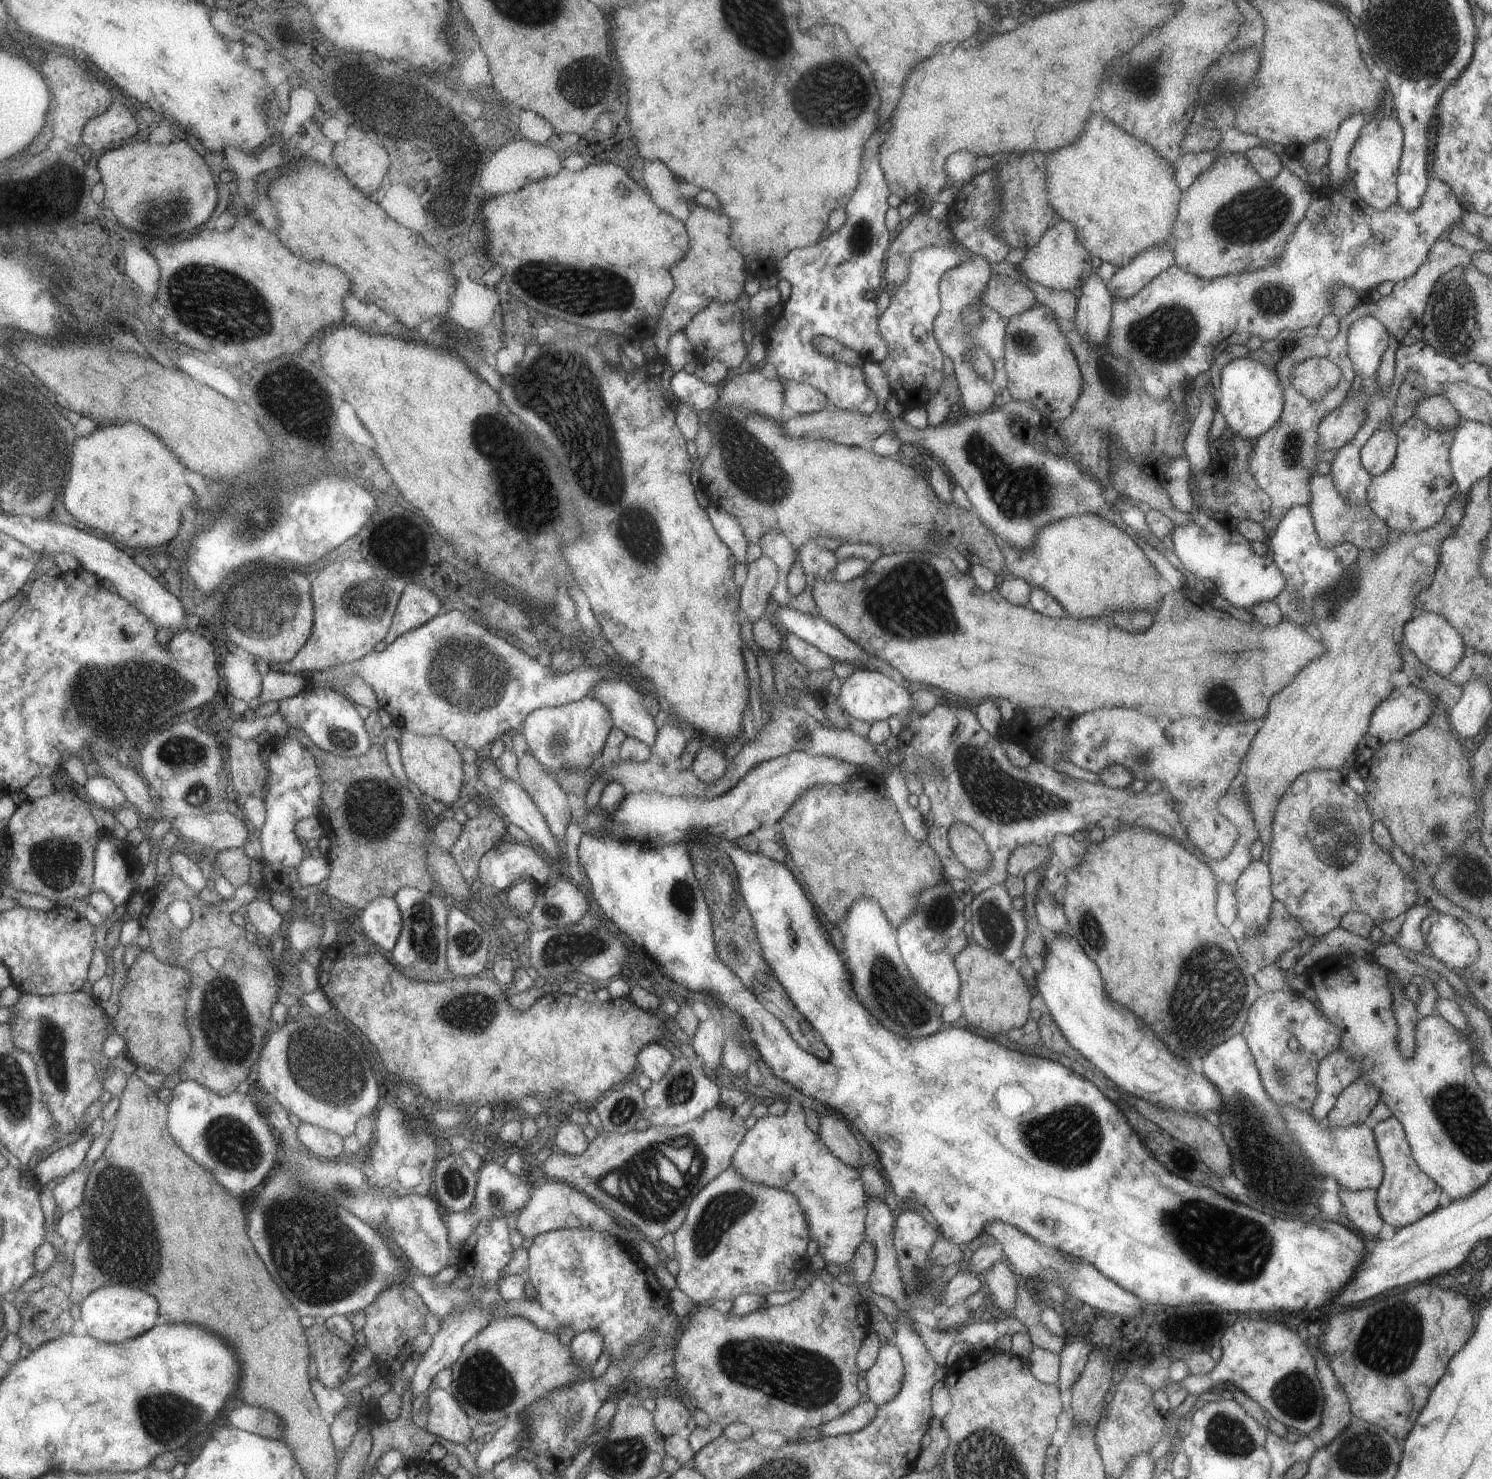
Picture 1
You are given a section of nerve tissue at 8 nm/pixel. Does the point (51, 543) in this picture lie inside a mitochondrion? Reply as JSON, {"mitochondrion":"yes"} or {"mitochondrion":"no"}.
{"mitochondrion":"no"}

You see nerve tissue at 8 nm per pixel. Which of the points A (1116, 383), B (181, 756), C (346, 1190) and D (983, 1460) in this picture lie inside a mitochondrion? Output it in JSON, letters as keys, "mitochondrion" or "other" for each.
{"A":"mitochondrion","B":"mitochondrion","C":"mitochondrion","D":"mitochondrion"}

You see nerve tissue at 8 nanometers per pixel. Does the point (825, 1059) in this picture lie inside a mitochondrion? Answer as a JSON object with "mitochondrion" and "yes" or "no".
{"mitochondrion":"no"}

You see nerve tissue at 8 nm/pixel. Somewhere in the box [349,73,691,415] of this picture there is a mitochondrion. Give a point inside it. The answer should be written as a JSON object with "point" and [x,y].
{"point":[592,289]}

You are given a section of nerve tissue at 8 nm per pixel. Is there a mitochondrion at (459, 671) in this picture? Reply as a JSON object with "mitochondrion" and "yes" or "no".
{"mitochondrion":"yes"}

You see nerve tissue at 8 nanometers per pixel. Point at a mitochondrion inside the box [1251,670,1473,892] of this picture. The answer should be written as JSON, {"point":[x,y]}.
{"point":[1334,830]}

